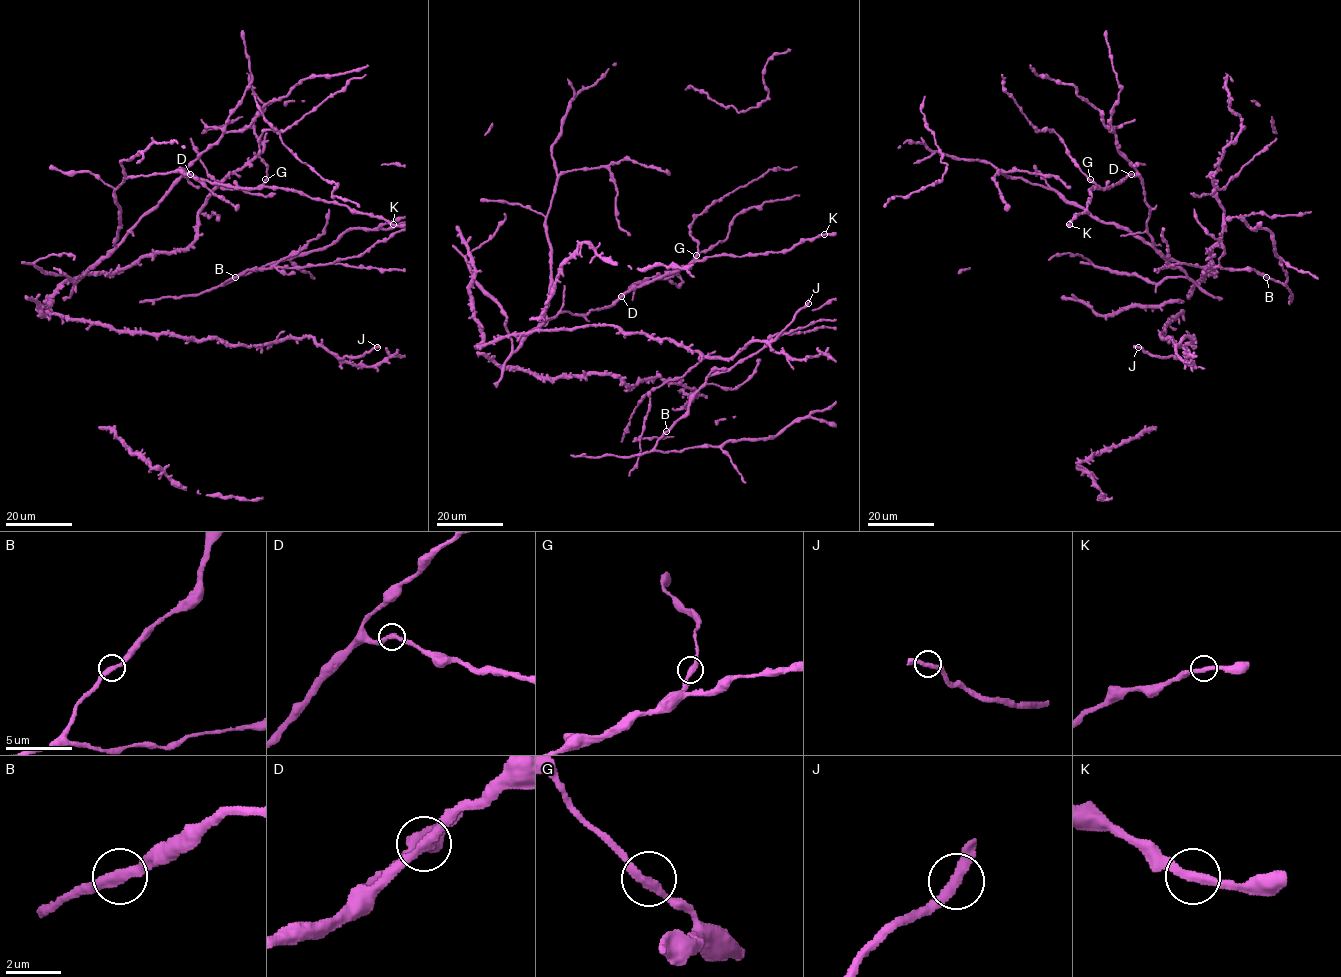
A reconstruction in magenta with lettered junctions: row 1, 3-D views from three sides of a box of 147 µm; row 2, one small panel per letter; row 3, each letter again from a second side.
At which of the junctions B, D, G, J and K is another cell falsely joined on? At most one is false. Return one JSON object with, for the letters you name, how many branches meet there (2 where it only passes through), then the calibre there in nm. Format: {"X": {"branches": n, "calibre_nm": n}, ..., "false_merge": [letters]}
{"false_merge": []}

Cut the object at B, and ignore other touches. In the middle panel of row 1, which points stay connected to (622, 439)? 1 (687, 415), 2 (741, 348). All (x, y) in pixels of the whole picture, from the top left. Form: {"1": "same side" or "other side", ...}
{"1": "other side", "2": "same side"}

